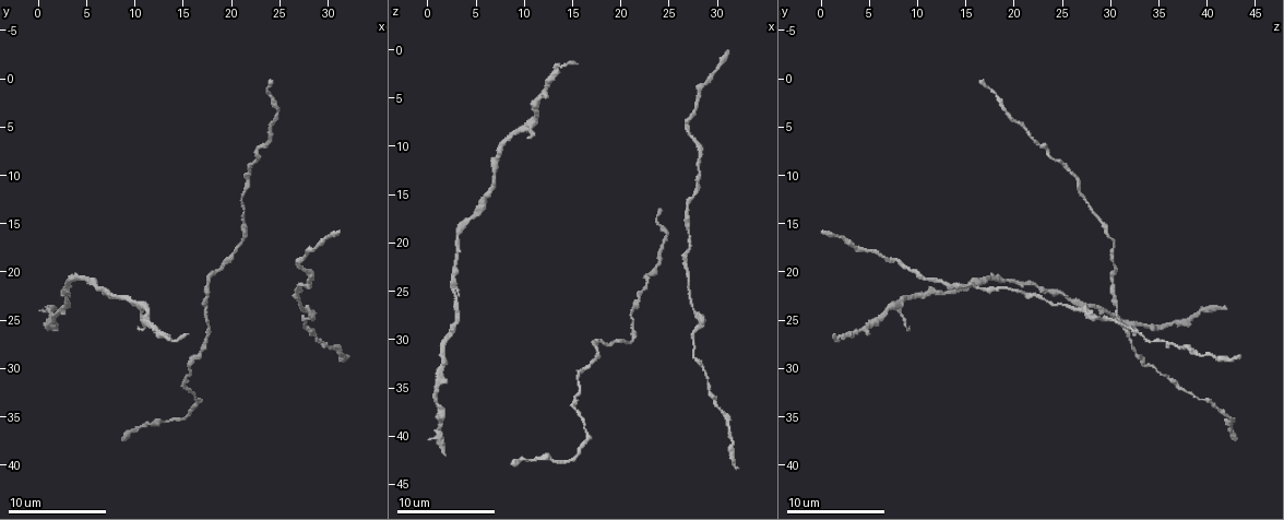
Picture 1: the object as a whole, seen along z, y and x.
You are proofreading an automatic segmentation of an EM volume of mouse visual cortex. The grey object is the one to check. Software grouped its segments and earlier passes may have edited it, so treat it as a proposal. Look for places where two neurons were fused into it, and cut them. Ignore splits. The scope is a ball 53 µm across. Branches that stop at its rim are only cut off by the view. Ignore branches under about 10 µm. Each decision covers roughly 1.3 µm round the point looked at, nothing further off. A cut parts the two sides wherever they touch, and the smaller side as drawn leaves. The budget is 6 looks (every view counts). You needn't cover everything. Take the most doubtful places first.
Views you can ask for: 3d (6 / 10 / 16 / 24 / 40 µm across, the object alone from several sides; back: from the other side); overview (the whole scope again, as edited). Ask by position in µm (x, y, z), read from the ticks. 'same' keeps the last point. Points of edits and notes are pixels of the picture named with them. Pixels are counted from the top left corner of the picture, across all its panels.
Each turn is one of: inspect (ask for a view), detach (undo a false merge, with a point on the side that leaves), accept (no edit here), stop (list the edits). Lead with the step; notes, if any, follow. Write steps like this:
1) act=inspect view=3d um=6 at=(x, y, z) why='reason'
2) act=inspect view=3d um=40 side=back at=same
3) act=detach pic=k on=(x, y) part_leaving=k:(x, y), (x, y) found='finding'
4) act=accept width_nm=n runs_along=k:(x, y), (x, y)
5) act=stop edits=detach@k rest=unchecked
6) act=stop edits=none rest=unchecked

act=inspect view=3d um=16 at=(13.6, 26.4, 2.2) why='sudden change in width'

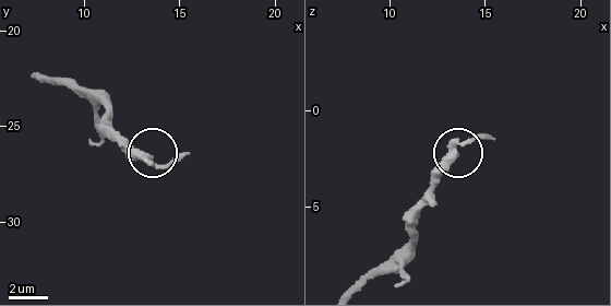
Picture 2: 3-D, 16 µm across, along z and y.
act=accept found='continuous, no second neuron'

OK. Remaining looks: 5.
act=inspect view=3d um=6 at=(16.6, 28.8, 33.0) why='calibre changes'

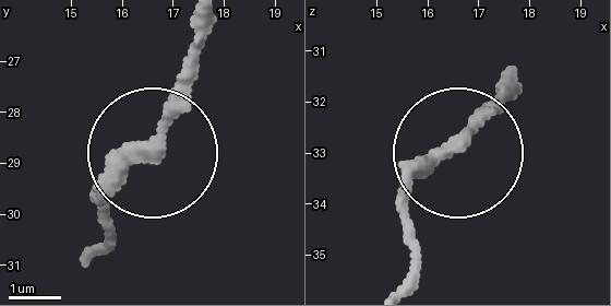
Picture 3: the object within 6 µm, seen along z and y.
act=accept runs_along=3:(92, 255), (109, 233), (96, 198), (147, 146), (208, 33) found='continuous, no second neuron'

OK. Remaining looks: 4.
act=inspect view=3d um=16 at=(22.6, 7.8, 23.6) why='thick turns thin'

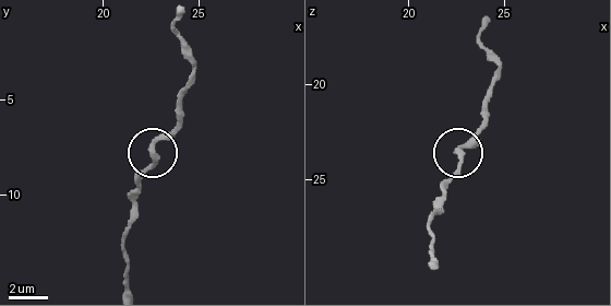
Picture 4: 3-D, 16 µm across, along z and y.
act=accept width_nm=240 runs_along=4:(430, 267), (430, 224), (457, 168), (460, 149), (487, 121) found='one neuron here'

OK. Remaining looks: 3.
act=stop edits=none rest=unchecked

